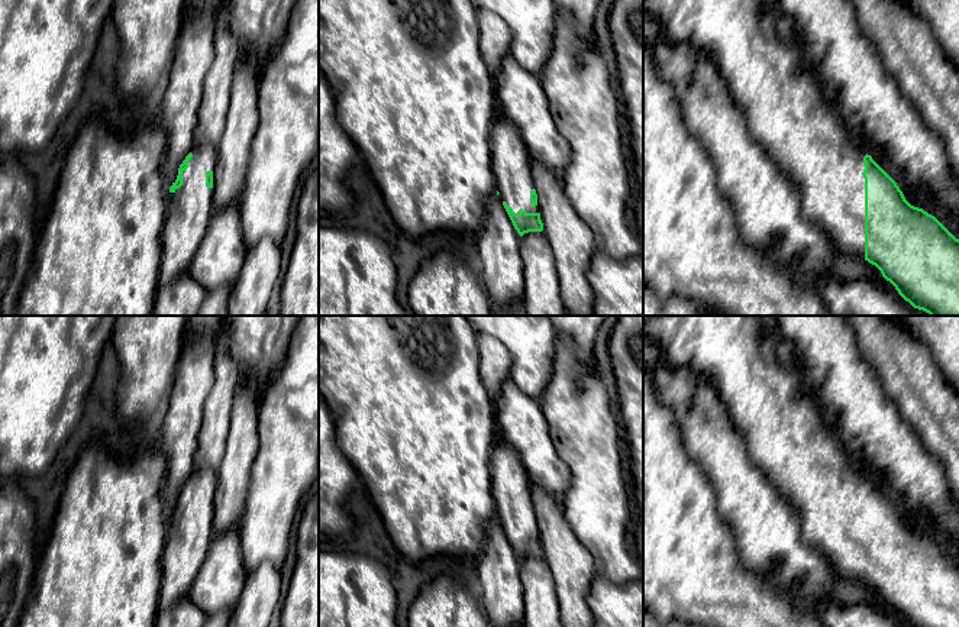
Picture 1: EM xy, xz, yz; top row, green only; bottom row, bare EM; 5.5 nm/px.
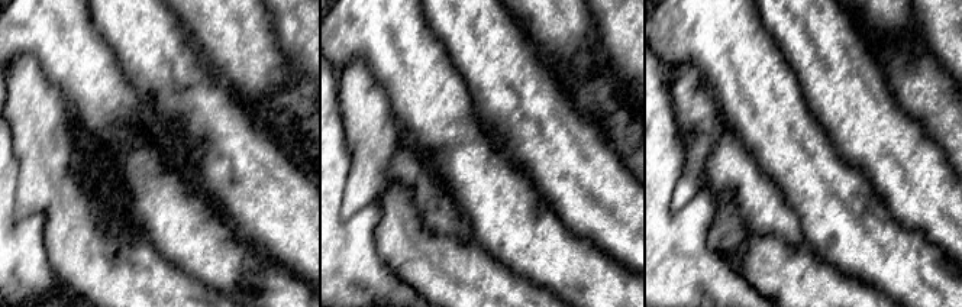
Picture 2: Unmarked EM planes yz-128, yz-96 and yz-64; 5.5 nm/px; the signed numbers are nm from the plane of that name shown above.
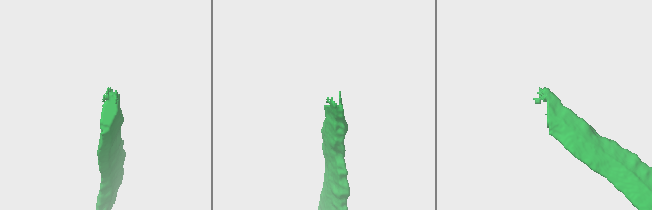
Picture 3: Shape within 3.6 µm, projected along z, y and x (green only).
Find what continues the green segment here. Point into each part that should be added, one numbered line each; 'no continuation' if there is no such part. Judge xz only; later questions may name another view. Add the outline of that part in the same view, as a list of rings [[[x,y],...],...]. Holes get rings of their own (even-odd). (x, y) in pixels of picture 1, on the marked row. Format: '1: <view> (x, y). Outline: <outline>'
1: xz (512, 165). Outline: [[[498,113],[497,120],[491,127],[491,169],[495,178],[498,197],[517,213],[523,209],[526,213],[540,213],[539,206],[530,204],[530,191],[535,188],[532,178],[532,156],[520,136],[520,132],[508,119]]]

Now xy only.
1: xy (189, 210). Outline: [[[196,143],[191,153],[188,168],[183,171],[183,185],[168,193],[161,233],[159,285],[188,272],[214,211],[213,188],[206,187],[206,172],[214,171],[217,151],[214,146]]]

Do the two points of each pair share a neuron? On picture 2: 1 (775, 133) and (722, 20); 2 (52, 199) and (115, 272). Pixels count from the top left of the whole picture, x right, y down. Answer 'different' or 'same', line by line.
1: same
2: same

